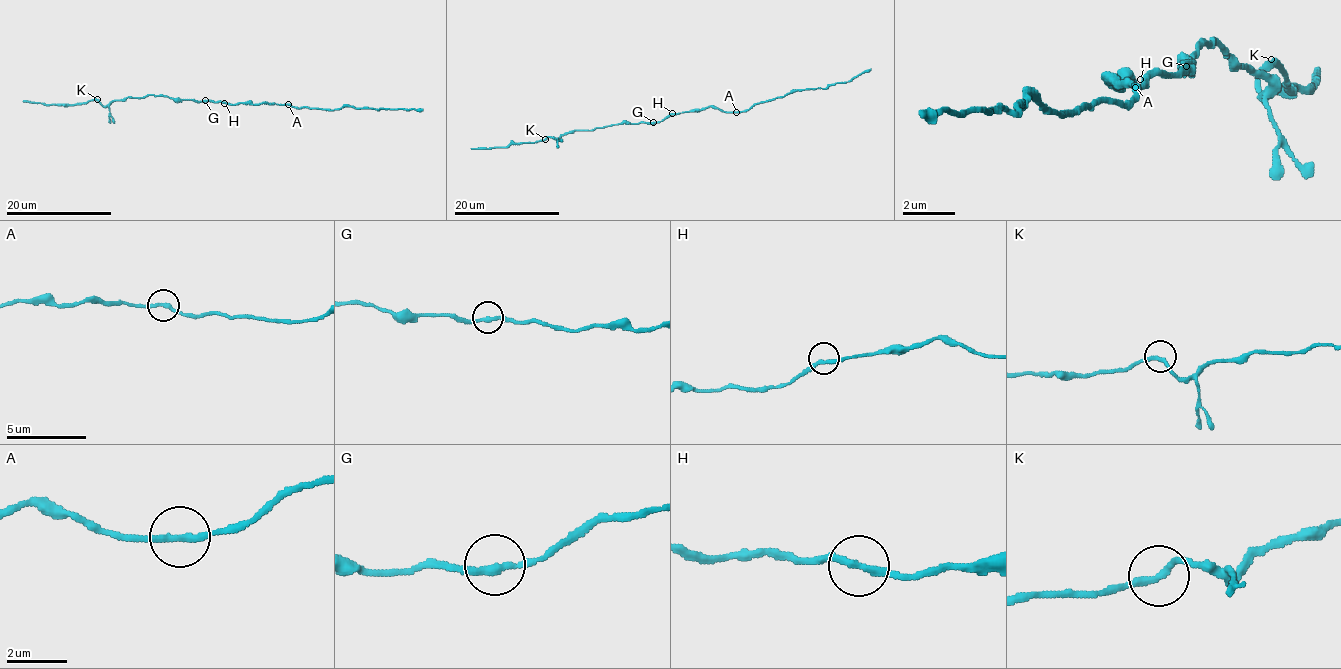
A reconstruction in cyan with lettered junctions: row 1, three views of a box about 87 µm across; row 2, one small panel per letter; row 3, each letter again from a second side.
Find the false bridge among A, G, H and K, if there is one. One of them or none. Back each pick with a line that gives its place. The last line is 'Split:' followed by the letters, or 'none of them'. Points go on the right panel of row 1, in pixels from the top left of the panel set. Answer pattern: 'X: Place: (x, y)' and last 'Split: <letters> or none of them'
Split: none of them

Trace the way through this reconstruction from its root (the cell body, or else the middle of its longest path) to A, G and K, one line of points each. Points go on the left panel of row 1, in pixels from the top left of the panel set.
A: (224, 103), (288, 104)
G: (224, 103), (205, 100)
K: (224, 103), (147, 95), (112, 100), (103, 105), (97, 99)

